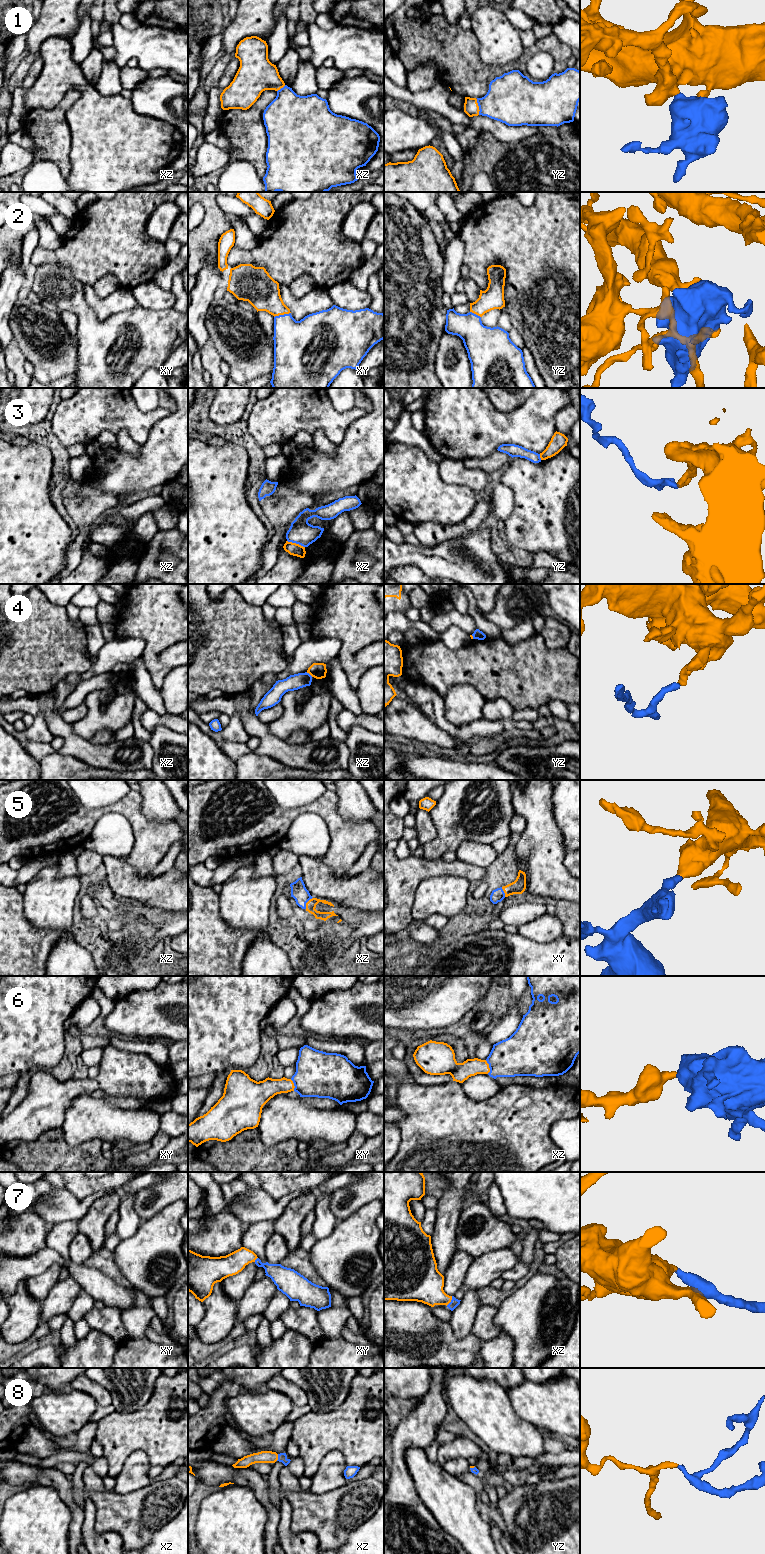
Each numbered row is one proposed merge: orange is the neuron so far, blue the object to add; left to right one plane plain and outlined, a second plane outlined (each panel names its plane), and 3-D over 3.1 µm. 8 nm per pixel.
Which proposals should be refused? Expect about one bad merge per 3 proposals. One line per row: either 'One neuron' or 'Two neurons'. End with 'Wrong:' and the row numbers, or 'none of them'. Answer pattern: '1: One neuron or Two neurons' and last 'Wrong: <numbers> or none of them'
1: One neuron
2: One neuron
3: Two neurons
4: Two neurons
5: One neuron
6: One neuron
7: One neuron
8: One neuron
Wrong: 3, 4

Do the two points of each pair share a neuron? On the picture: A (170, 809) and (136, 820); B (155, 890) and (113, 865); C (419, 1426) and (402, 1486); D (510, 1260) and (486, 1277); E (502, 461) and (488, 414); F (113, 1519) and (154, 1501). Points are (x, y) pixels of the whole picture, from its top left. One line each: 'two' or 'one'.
A: two
B: one
C: one
D: one
E: two
F: one

